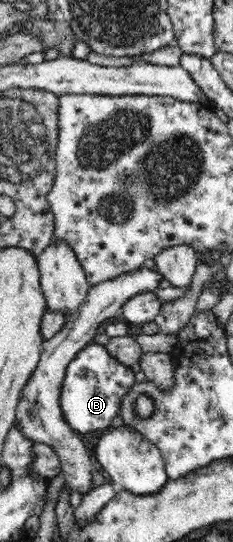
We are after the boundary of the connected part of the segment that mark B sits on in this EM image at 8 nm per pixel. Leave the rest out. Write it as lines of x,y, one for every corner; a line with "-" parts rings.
92,340
70,361
60,388
60,406
64,420
76,433
109,429
112,420
120,413
124,395
135,383
134,372
116,360
106,346

